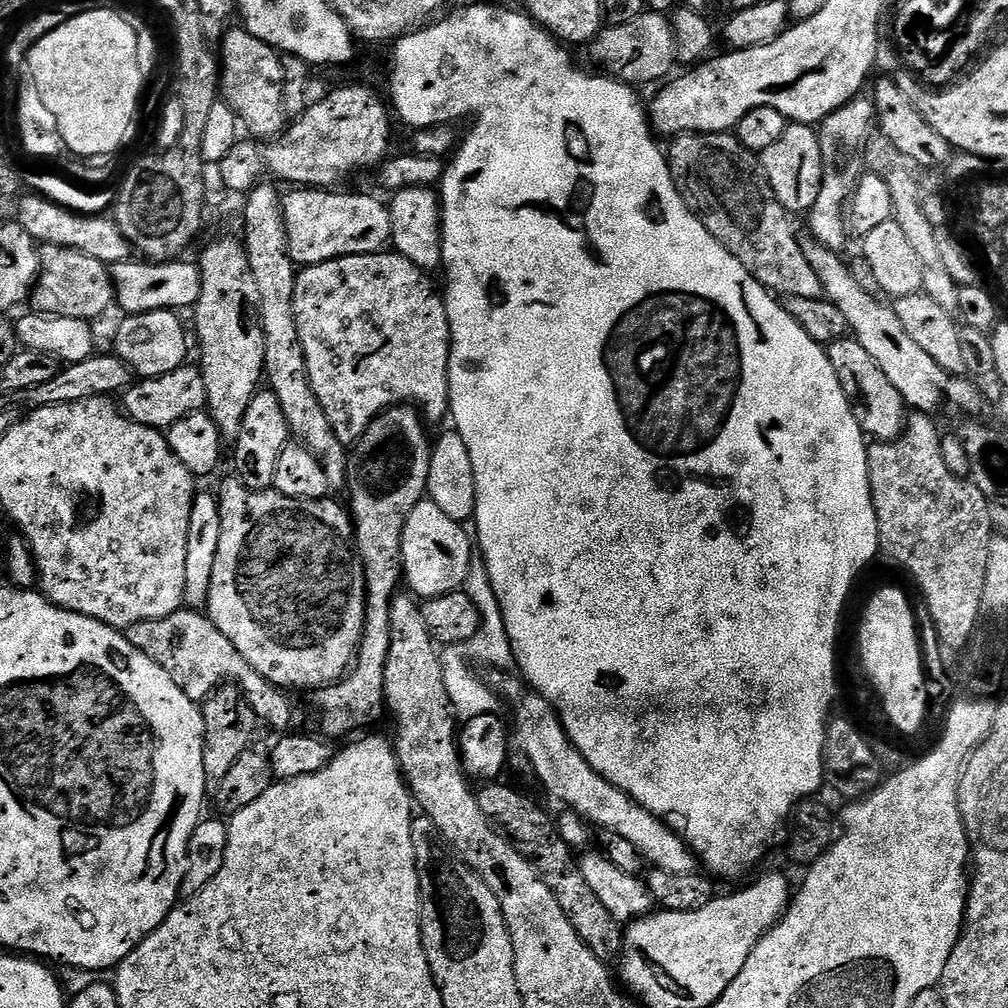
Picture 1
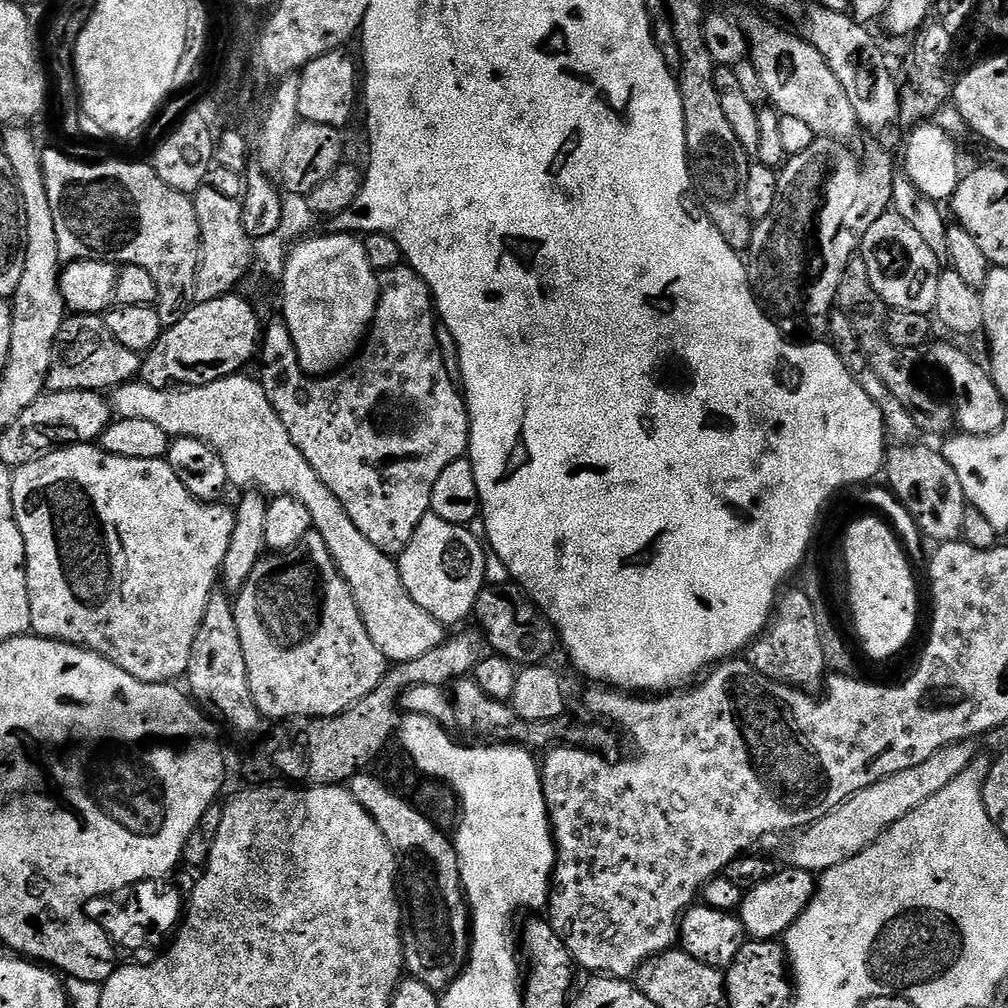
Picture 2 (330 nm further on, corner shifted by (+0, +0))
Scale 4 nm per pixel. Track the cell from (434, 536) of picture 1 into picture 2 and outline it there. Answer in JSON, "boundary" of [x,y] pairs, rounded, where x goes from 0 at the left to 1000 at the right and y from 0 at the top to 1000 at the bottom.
{"boundary":[[[428,510],[421,512],[419,518],[415,518],[415,526],[411,526],[411,534],[403,542],[401,548],[396,549],[395,559],[397,572],[411,597],[419,601],[430,613],[436,615],[441,621],[452,619],[469,610],[474,589],[482,582],[480,573],[480,551],[478,542],[470,538],[470,530],[459,520],[442,518],[438,514]]]}

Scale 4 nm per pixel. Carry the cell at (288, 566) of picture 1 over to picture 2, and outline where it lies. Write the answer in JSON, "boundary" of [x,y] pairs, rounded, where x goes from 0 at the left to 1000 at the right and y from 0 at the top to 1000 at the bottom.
{"boundary":[[[312,526],[296,542],[260,553],[248,573],[244,573],[244,581],[233,588],[231,609],[236,633],[240,633],[248,688],[252,688],[252,696],[263,715],[334,710],[363,692],[379,677],[383,666],[379,645],[363,629],[355,597],[351,597],[351,589],[343,573],[339,573],[319,530]]]}

